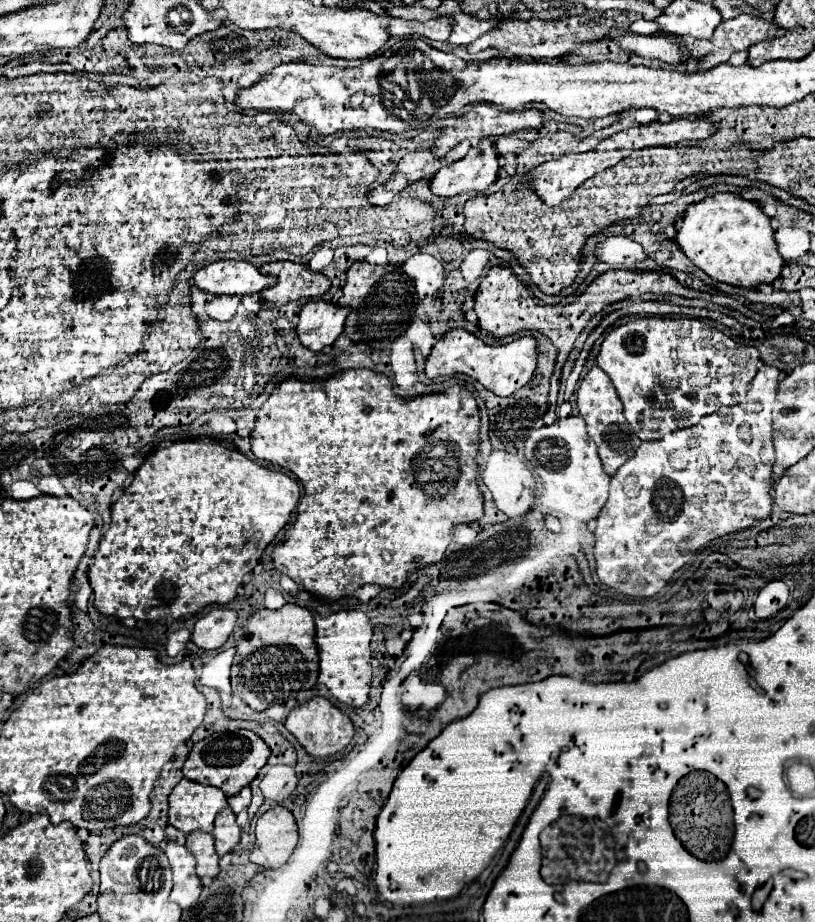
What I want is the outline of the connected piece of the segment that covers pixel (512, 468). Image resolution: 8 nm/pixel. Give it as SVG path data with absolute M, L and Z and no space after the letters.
M492 451L486 463L486 469L482 471L484 483L492 491L494 503L500 511L504 511L508 517L518 517L524 515L532 505L534 505L534 475L532 471L514 455L508 451Z

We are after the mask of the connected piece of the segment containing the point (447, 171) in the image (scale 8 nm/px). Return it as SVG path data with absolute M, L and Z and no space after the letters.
M490 137L480 139L466 157L442 167L430 181L434 195L452 197L458 193L484 193L496 179L500 169L500 155Z

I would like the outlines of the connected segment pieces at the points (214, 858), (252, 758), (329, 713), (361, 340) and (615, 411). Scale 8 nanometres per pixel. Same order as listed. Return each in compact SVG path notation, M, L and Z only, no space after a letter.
M192 831L186 837L186 847L196 859L198 877L216 877L218 875L218 855L214 851L214 837L204 831Z
M242 729L238 733L220 733L220 735L210 735L194 743L182 767L182 773L186 779L202 783L202 785L214 785L214 787L224 785L224 793L230 797L230 795L240 793L242 787L252 783L258 771L266 765L268 757L270 757L270 747L256 733L248 729Z
M314 697L304 705L290 711L286 719L286 729L298 739L298 743L312 755L314 759L332 759L352 741L354 727L348 715L344 715L336 705L332 705L326 697Z
M356 261L346 271L346 285L338 305L352 307L352 315L346 317L344 333L356 343L368 349L388 349L396 337L400 337L400 323L408 325L414 319L418 295L412 279L398 265L370 265L368 261Z
M594 365L588 371L588 375L580 381L580 389L578 389L576 397L578 397L580 415L584 417L586 427L588 427L588 435L594 439L594 443L598 447L602 467L608 475L614 475L620 469L620 465L624 465L630 457L634 457L634 451L640 445L640 439L636 437L636 433L628 425L628 421L624 419L620 399L616 397L616 391L612 389L612 383L608 381L608 375L600 367Z

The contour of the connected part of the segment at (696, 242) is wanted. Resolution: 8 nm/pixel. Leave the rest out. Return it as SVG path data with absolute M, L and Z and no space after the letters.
M716 193L688 205L682 217L682 227L676 233L676 243L686 257L714 281L746 289L754 287L756 283L772 283L776 277L780 277L784 265L784 259L780 253L776 253L770 217L762 213L760 205L742 199L736 193Z

